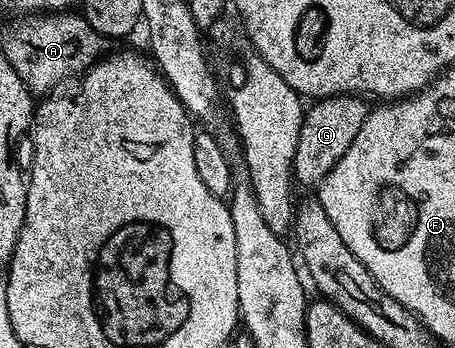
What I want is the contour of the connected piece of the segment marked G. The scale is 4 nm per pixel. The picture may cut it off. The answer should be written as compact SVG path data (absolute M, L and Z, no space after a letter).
M332 95L308 104L301 117L299 129L299 145L293 158L293 177L298 184L316 188L331 173L331 169L351 149L359 129L363 129L363 121L367 121L371 107L360 95Z

